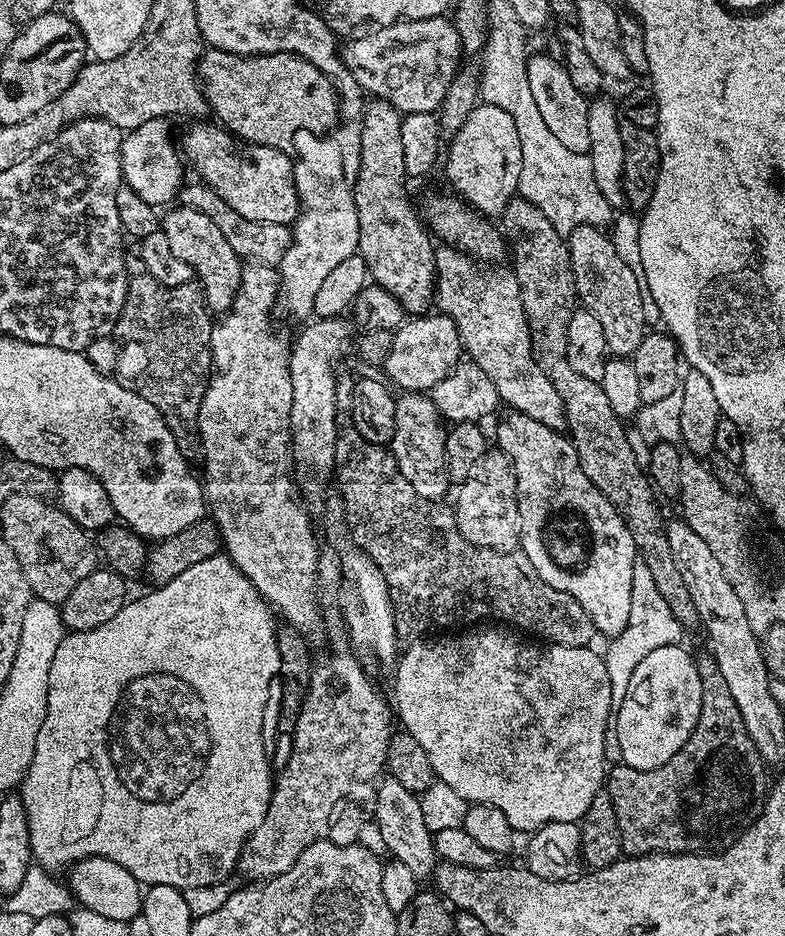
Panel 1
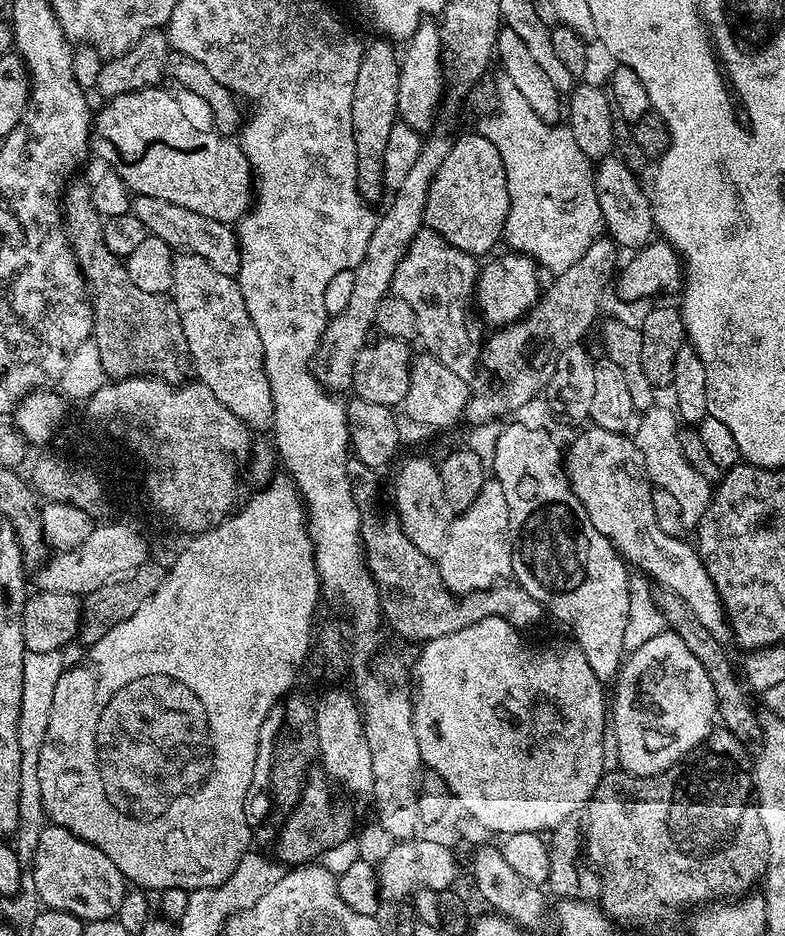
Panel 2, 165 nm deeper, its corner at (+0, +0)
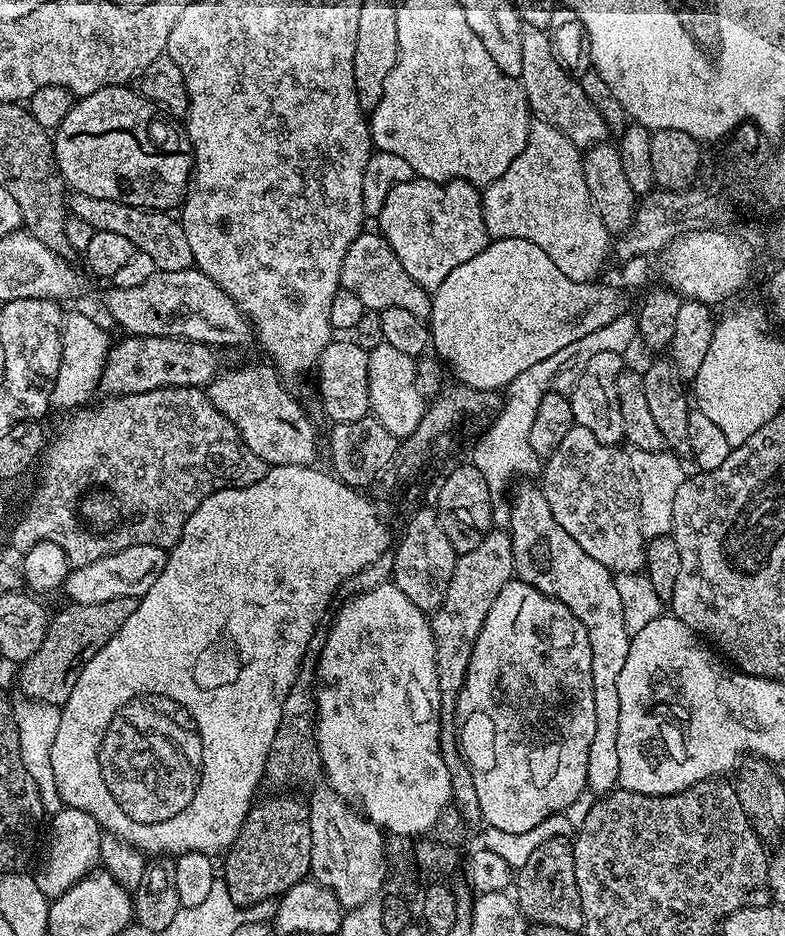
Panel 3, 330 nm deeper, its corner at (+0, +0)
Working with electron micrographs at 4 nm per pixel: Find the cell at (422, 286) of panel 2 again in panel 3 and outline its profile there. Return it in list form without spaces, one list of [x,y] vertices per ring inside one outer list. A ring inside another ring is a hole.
[[[365,230],[346,250],[346,258],[342,258],[342,274],[340,287],[350,290],[350,294],[358,294],[362,298],[365,309],[379,310],[390,306],[402,306],[402,310],[410,310],[410,314],[418,314],[418,318],[427,321],[431,314],[432,297],[429,289],[414,282],[402,270],[402,262],[390,250],[384,237],[376,230]]]

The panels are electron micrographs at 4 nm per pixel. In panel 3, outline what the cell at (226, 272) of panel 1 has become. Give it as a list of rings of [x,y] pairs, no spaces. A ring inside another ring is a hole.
[[[265,364],[225,367],[207,385],[210,402],[214,402],[216,409],[234,425],[246,446],[250,446],[250,450],[254,450],[265,465],[311,465],[316,456],[316,428],[307,410],[284,389],[277,369]]]

